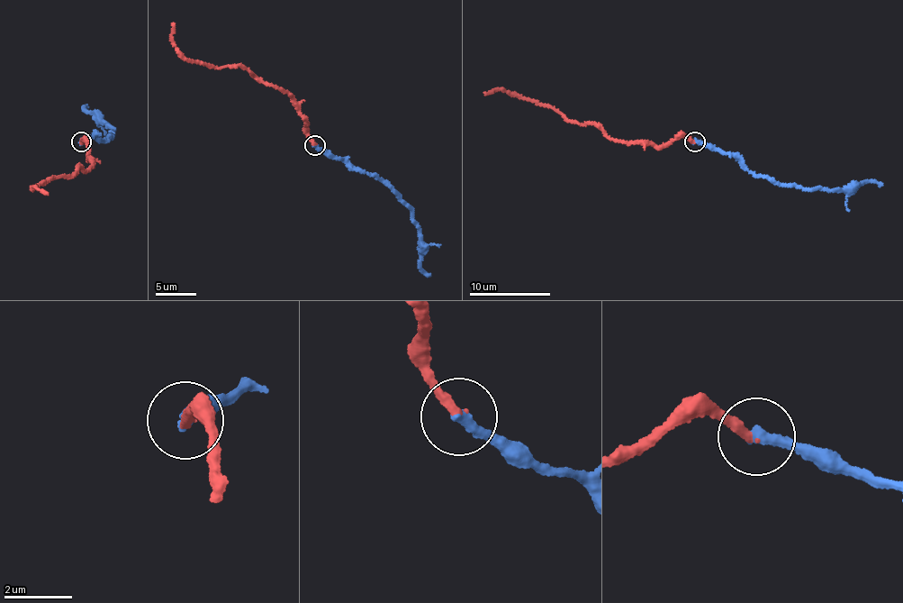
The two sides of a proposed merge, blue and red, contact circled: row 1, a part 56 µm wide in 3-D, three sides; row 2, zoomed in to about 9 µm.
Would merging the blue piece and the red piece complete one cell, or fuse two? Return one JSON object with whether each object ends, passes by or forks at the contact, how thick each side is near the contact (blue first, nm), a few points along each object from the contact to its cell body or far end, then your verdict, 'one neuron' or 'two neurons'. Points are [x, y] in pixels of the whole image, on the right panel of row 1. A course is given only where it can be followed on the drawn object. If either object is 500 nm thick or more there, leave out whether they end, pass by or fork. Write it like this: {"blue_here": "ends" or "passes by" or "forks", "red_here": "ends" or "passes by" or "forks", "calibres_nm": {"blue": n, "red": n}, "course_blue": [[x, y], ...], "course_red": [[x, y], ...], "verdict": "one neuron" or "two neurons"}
{"blue_here": "ends", "red_here": "ends", "calibres_nm": {"blue": 360, "red": 280}, "course_blue": [[695, 141], [728, 153], [756, 174], [812, 190], [822, 187], [832, 191], [869, 180], [882, 185]], "course_red": [[693, 142], [682, 136], [663, 144], [624, 142], [593, 124], [566, 119], [554, 110], [505, 89], [483, 92]], "verdict": "one neuron"}

